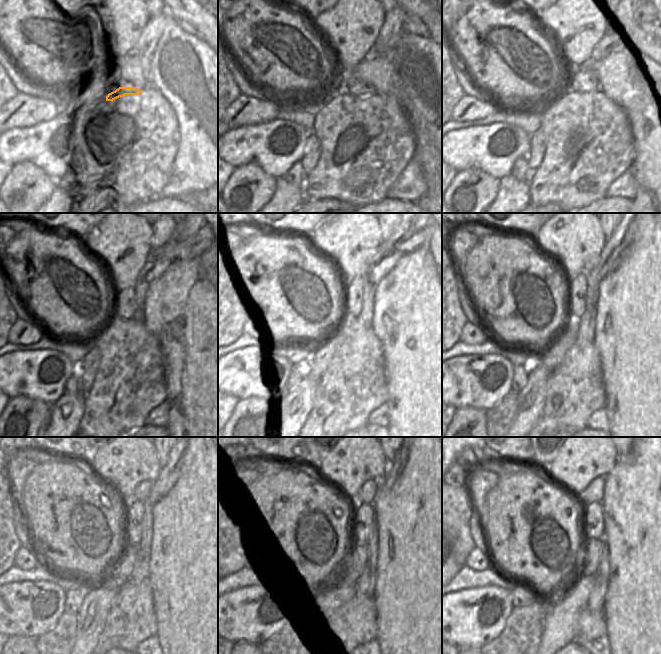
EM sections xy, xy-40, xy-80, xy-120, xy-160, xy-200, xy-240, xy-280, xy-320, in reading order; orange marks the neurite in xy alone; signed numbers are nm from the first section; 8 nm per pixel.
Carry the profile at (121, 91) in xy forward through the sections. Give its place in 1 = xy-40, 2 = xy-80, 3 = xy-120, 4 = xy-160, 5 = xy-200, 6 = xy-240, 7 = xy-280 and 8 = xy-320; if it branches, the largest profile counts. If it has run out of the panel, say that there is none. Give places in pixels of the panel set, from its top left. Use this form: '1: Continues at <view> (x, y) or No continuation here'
1: Continues at xy-40 (354, 87)
2: Continues at xy-80 (584, 80)
3: Continues at xy-120 (125, 307)
4: Continues at xy-160 (351, 302)
5: Continues at xy-200 (576, 287)
6: Continues at xy-240 (133, 511)
7: Continues at xy-280 (362, 519)
8: Continues at xy-320 (591, 520)

